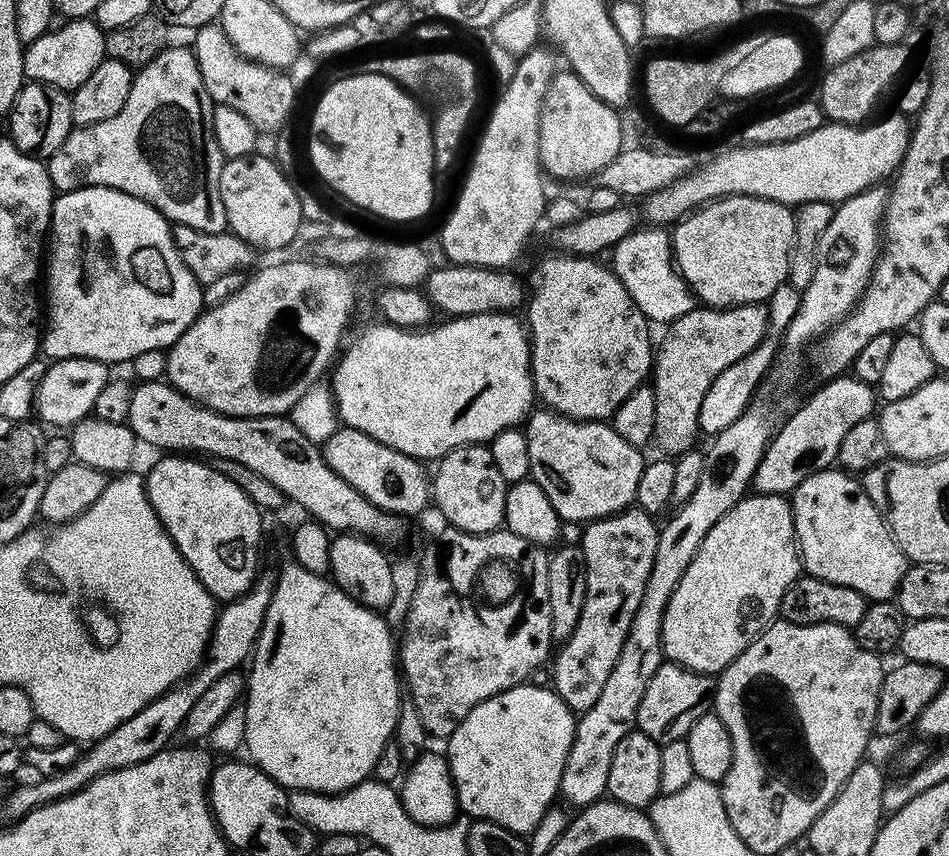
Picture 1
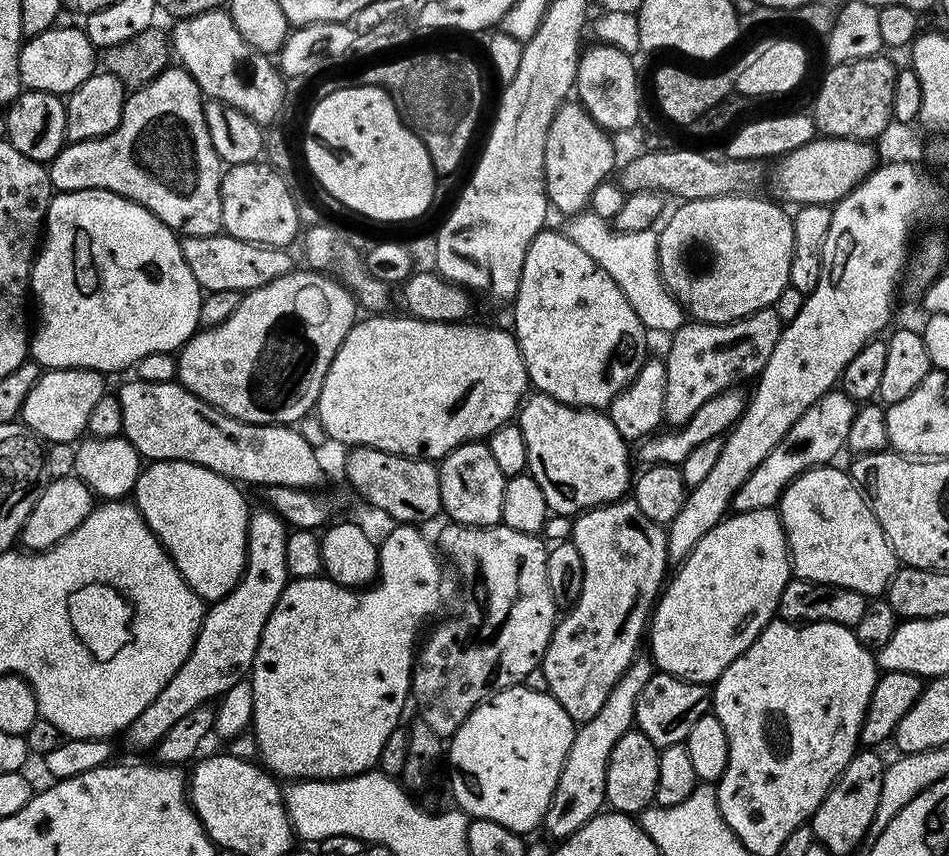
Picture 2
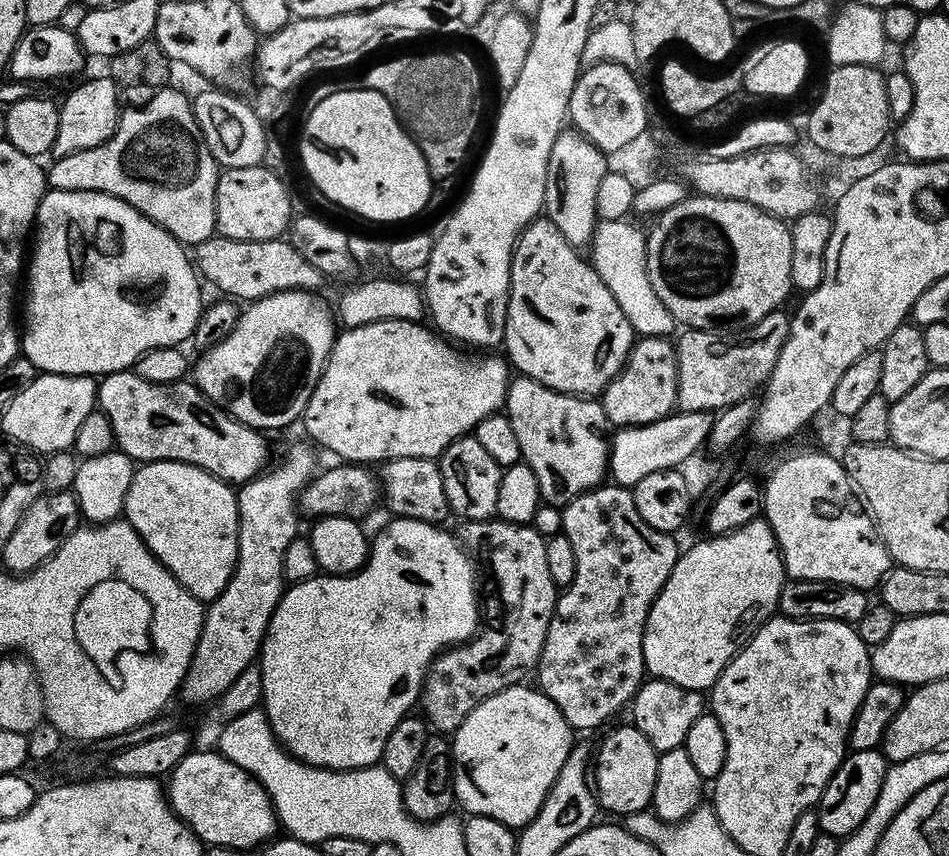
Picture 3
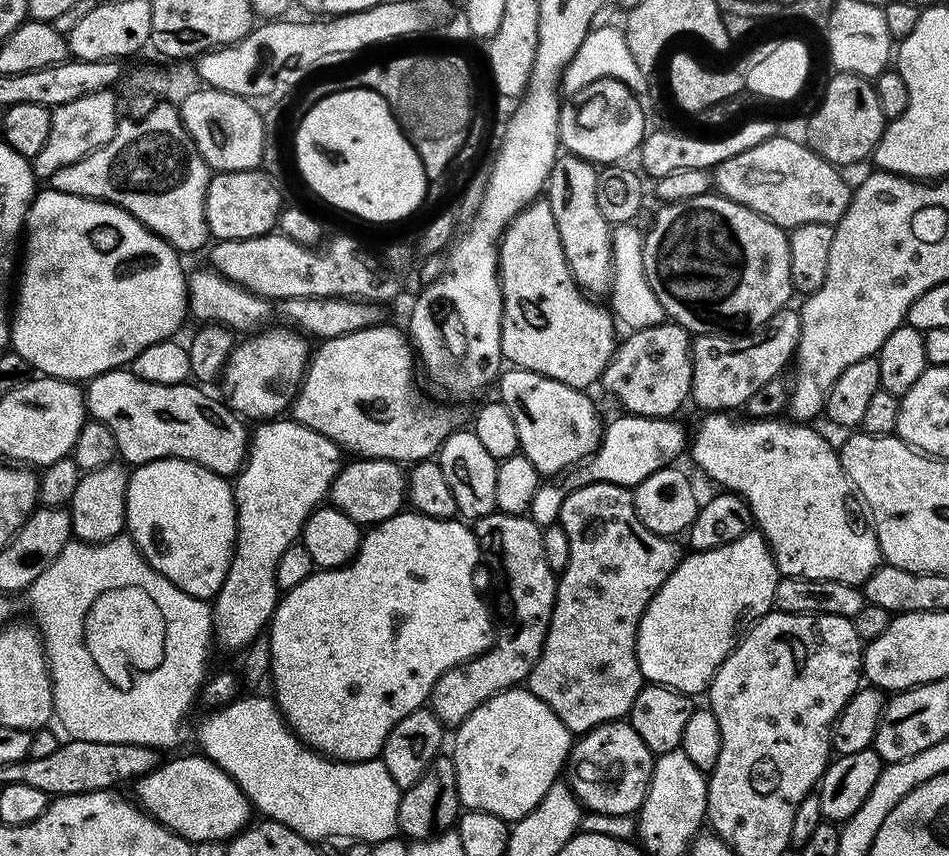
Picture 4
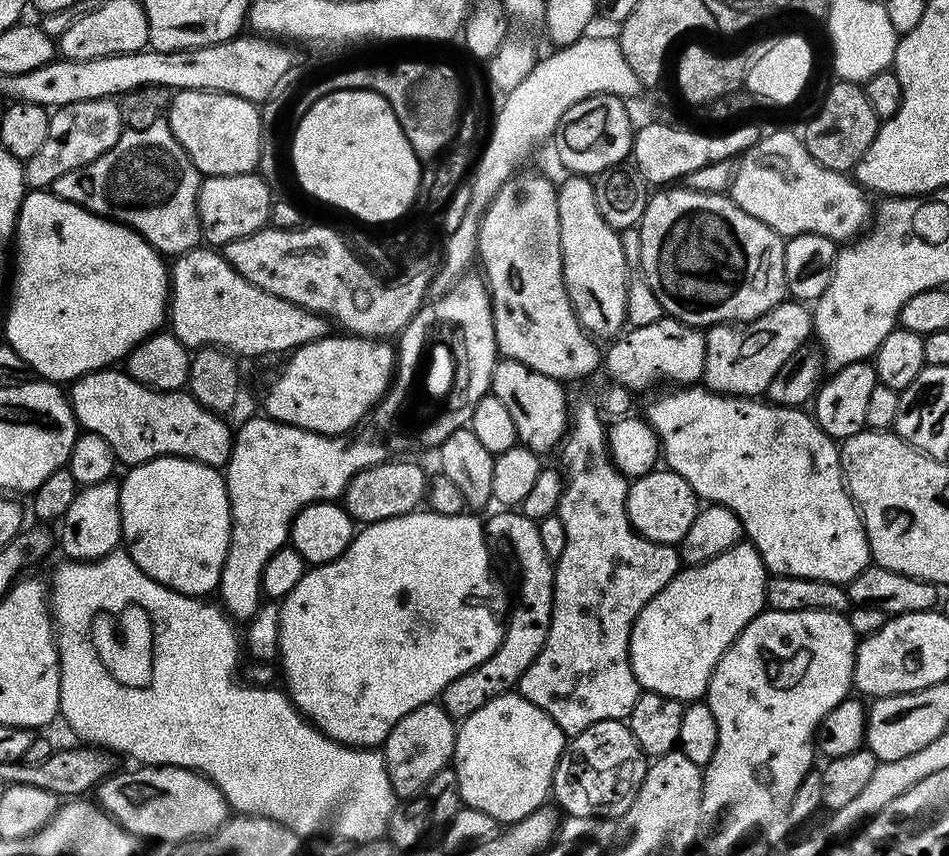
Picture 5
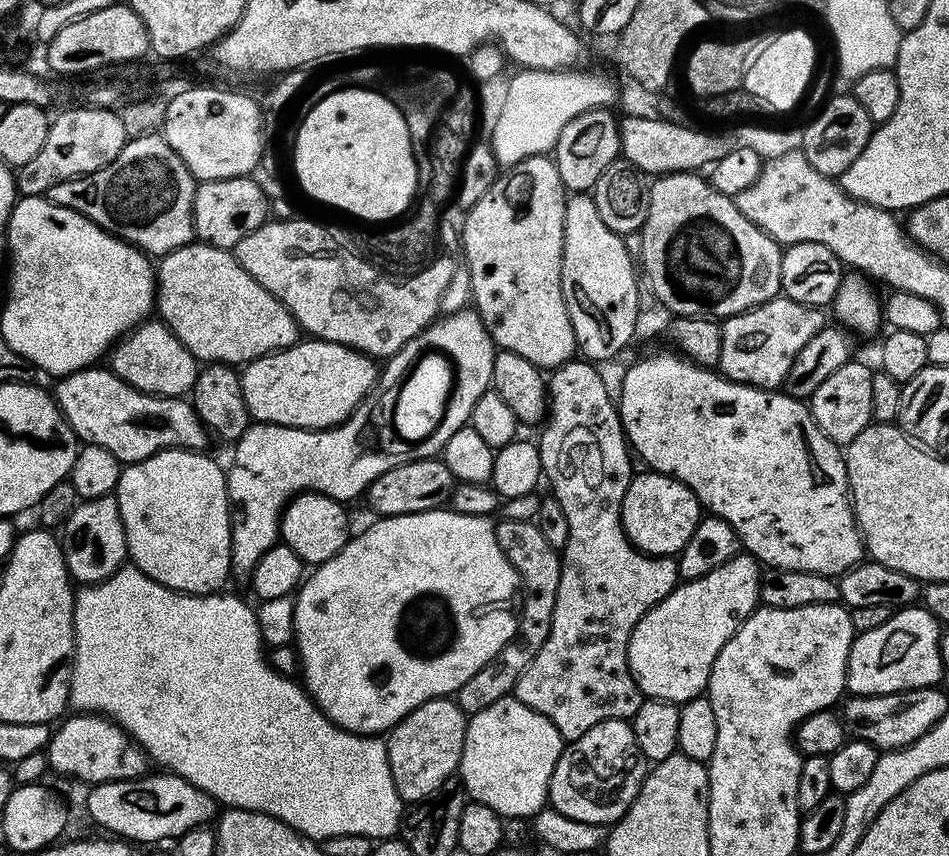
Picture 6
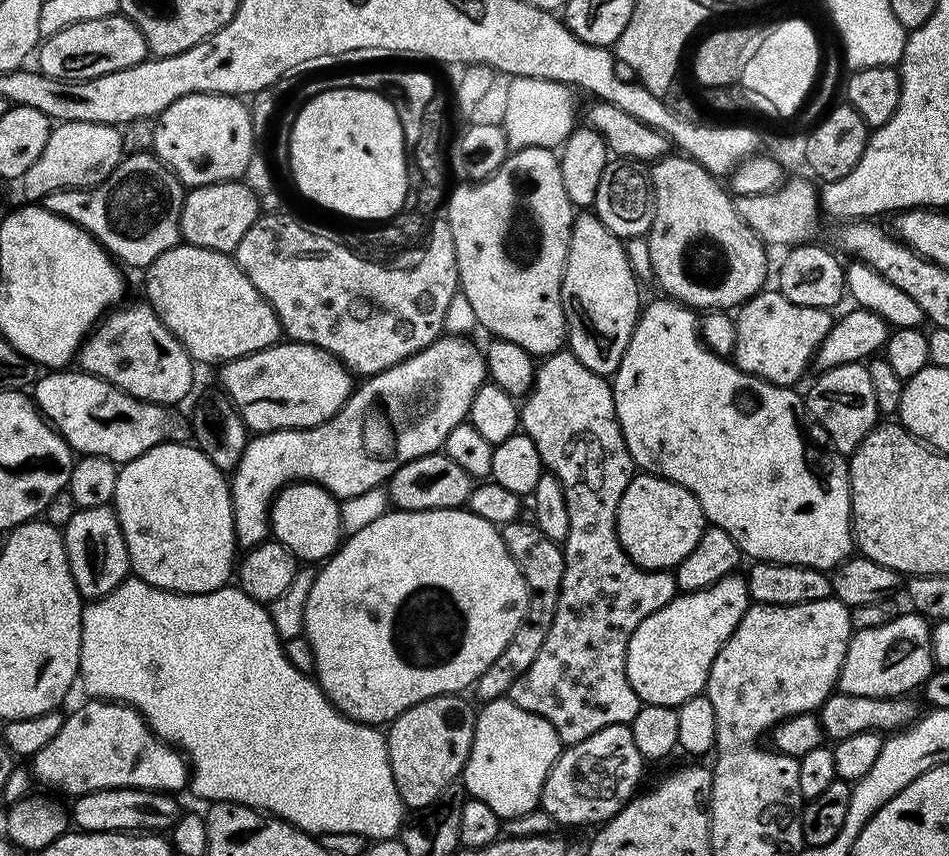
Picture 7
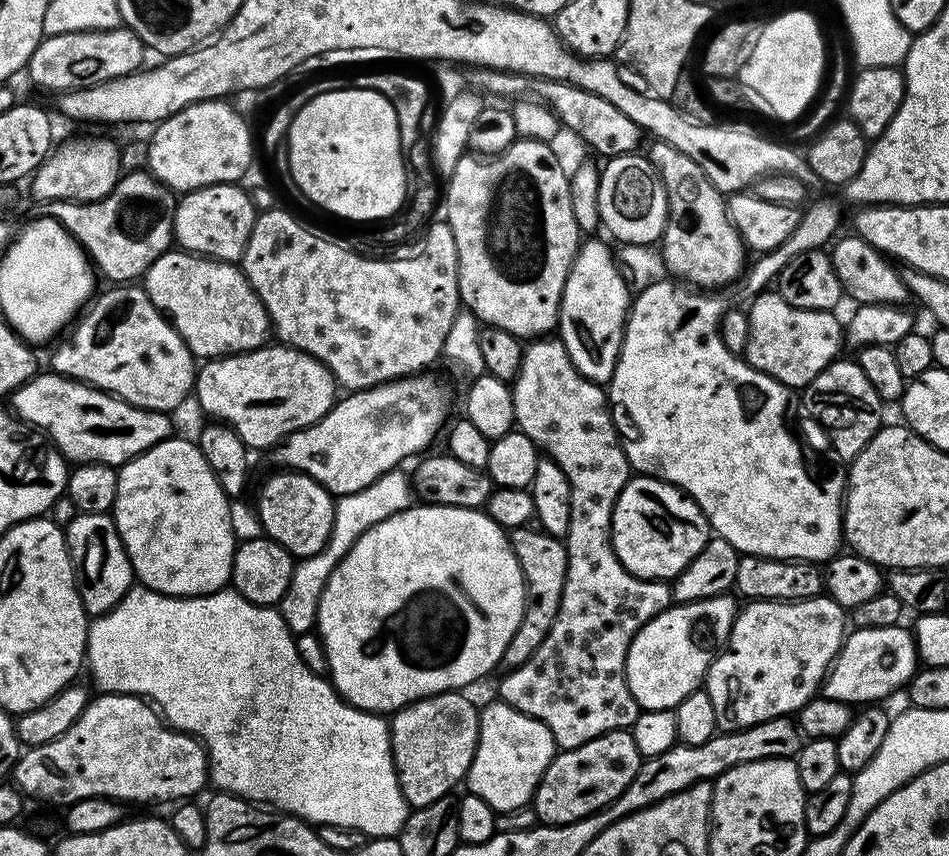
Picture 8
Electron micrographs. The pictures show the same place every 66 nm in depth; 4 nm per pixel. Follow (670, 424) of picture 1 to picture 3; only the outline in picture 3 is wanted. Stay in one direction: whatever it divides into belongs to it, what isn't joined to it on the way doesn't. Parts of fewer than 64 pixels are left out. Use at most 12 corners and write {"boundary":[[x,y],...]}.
{"boundary":[[777,310],[675,341],[679,411],[715,413],[767,384],[788,337]]}

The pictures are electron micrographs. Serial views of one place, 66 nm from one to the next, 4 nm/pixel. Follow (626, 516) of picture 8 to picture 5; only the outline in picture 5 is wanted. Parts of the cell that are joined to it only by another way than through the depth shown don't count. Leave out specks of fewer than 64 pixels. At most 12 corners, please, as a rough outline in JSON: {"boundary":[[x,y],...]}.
{"boundary":[[671,470],[635,477],[628,520],[646,540],[679,545],[698,497]]}

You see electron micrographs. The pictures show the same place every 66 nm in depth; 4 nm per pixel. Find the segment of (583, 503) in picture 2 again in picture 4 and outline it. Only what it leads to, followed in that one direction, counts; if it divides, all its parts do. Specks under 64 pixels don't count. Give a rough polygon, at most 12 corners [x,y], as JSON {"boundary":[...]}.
{"boundary":[[499,373],[520,452],[541,477],[588,460],[602,421],[587,391]]}

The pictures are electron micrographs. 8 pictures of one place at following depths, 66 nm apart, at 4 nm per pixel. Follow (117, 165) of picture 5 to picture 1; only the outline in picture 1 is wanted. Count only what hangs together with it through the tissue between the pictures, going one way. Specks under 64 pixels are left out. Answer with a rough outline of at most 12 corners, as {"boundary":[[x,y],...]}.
{"boundary":[[191,47],[46,162],[57,193],[122,190],[223,232],[214,105]]}

